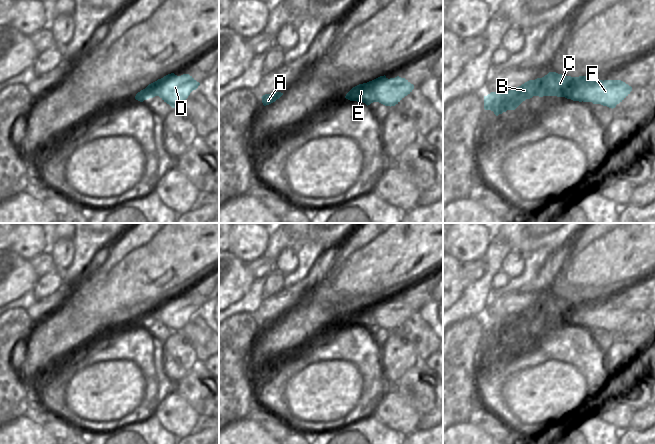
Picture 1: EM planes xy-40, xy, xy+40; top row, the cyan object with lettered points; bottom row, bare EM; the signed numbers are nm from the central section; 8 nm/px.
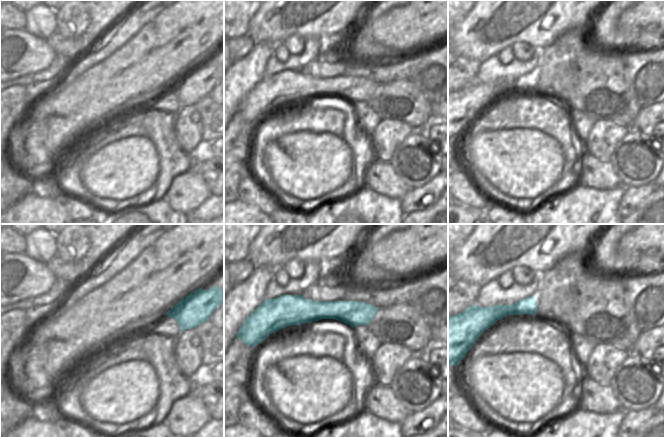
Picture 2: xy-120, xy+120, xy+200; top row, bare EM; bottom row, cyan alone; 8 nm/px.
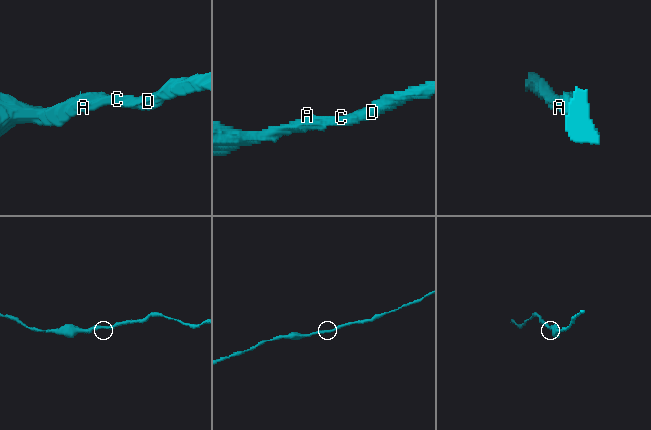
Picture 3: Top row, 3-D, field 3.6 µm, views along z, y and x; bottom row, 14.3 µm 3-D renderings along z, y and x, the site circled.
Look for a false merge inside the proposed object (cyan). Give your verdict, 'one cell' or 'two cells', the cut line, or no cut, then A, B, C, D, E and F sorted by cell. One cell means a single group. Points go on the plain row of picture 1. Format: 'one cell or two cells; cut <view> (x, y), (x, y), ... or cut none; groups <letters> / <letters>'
one cell; cut none; groups A B C D E F

